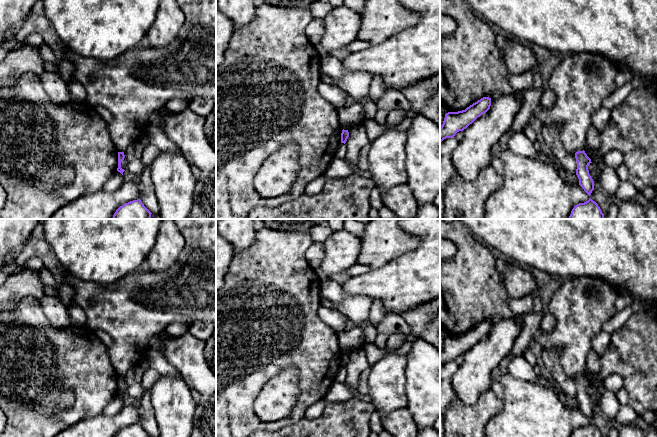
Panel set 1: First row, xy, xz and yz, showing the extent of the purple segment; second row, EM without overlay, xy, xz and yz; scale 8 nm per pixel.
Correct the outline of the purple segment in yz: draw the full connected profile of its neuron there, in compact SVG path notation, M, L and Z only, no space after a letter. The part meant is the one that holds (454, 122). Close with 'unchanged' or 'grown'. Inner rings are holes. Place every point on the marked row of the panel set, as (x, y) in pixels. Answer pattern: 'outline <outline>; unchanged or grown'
outline M483 97L465 110L448 112L440 127L440 143L446 138L454 138L455 134L463 131L478 117L486 113L491 106L491 98Z; unchanged

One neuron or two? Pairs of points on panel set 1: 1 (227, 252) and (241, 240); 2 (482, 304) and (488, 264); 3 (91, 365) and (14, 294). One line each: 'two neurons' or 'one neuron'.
1: two neurons
2: one neuron
3: two neurons

